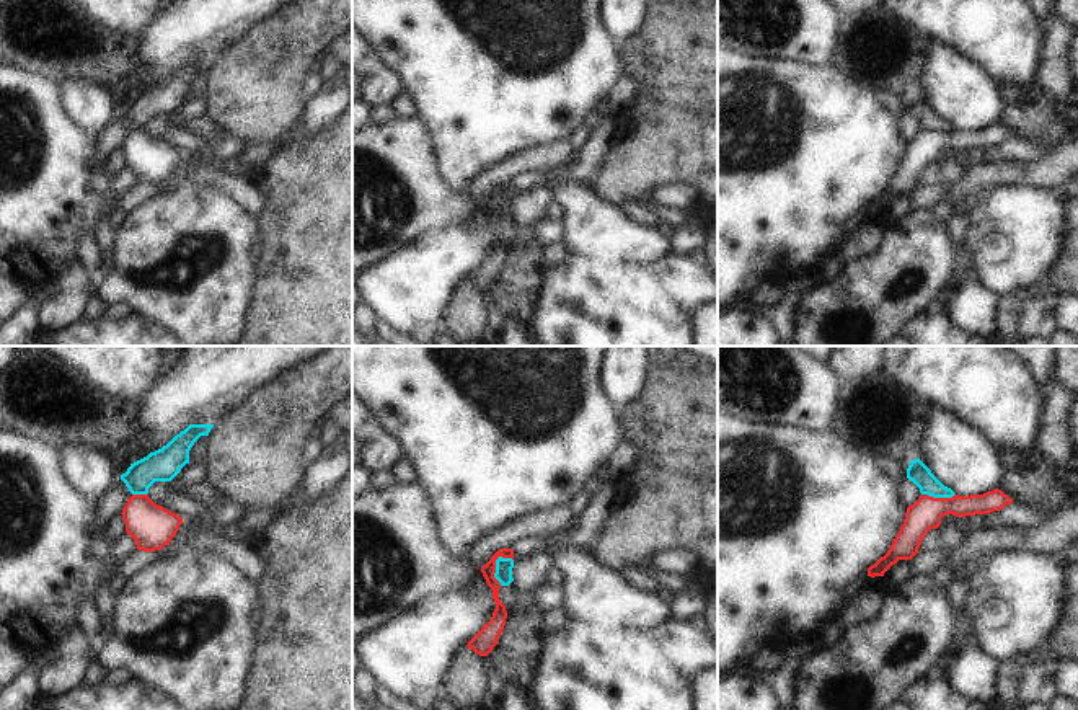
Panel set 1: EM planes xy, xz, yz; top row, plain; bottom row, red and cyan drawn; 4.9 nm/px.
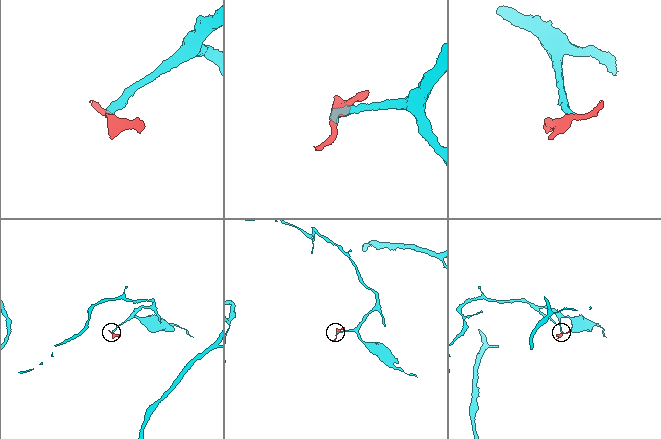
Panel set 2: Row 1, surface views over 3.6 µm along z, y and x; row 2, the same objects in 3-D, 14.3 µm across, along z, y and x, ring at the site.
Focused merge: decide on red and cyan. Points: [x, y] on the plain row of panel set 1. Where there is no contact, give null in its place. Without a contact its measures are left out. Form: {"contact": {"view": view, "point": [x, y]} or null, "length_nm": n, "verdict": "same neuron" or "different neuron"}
{"contact": {"view": "xz", "point": [494, 204]}, "length_nm": 160, "verdict": "different neuron"}

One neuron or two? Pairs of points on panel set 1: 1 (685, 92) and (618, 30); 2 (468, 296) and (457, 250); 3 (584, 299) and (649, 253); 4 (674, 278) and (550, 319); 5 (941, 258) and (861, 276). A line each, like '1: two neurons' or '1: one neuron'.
1: two neurons
2: two neurons
3: two neurons
4: two neurons
5: one neuron

